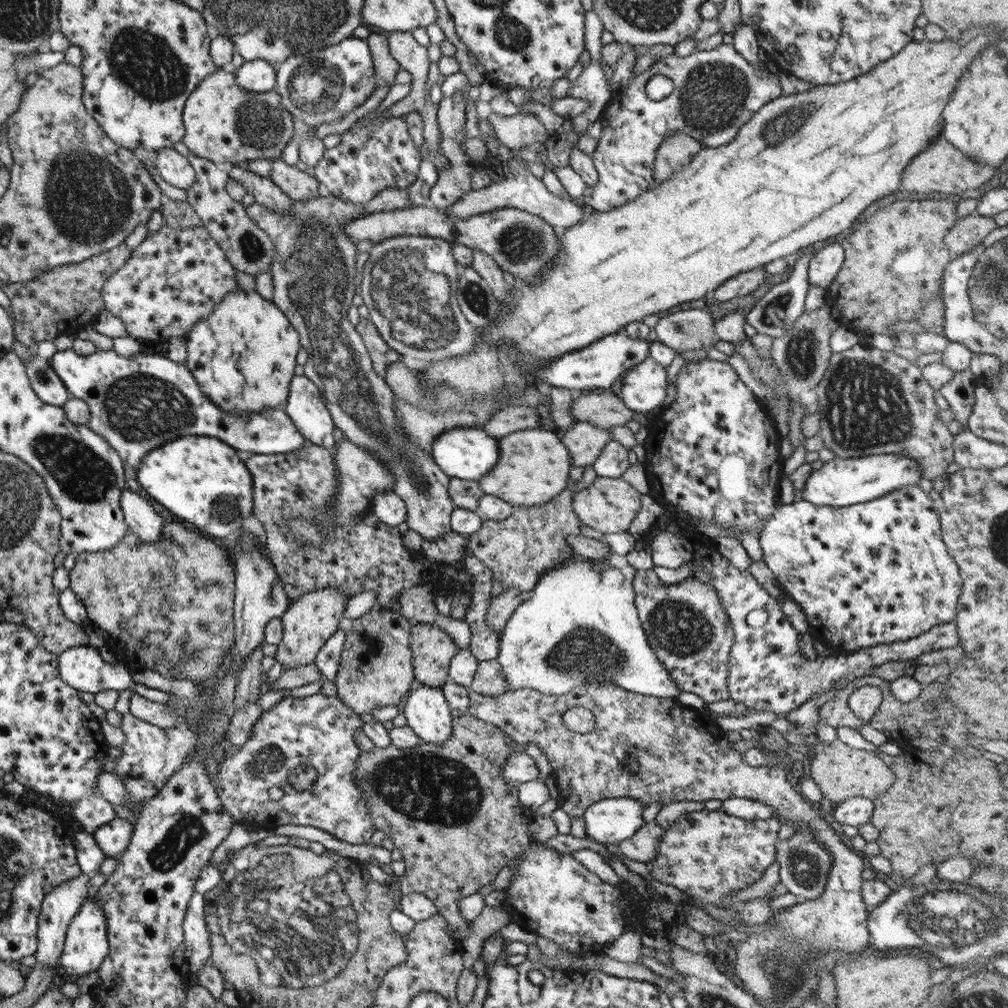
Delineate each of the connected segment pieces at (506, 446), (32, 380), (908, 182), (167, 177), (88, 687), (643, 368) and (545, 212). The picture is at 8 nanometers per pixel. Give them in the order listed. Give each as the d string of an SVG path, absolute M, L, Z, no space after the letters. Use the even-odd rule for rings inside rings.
M526 429L497 440L498 462L477 483L483 494L493 495L512 506L545 504L555 498L569 479L570 455L554 432Z
M32 350L24 366L25 374L37 399L43 404L62 408L70 394L61 379L55 375L55 371L49 365L49 359L41 358Z
M945 138L935 139L929 143L929 147L921 149L917 155L911 158L911 161L905 165L901 171L901 187L906 193L918 193L934 195L952 194L959 195L963 190L973 190L985 184L993 176L993 168L986 164L977 164L971 162L969 158L963 158L963 154L956 148L953 148Z
M165 147L156 151L155 168L163 182L182 191L195 181L194 170L186 155L177 152L174 147Z
M75 646L57 655L60 680L76 691L95 694L105 689L118 691L133 687L126 668L104 662L96 647Z
M645 357L641 362L633 365L623 372L618 378L621 381L619 386L619 399L622 404L633 412L650 413L653 409L659 409L666 394L666 374L655 360Z
M510 158L506 163L502 163L502 173L504 179L501 181L491 181L489 185L476 190L469 189L460 197L460 200L443 209L442 212L445 212L445 216L449 216L449 218L465 220L469 216L497 210L497 208L517 208L543 218L549 226L553 226L558 231L573 226L586 214L587 208L579 201L553 196L549 190L545 189L541 180L535 178L529 170L525 169L524 164L519 160Z

